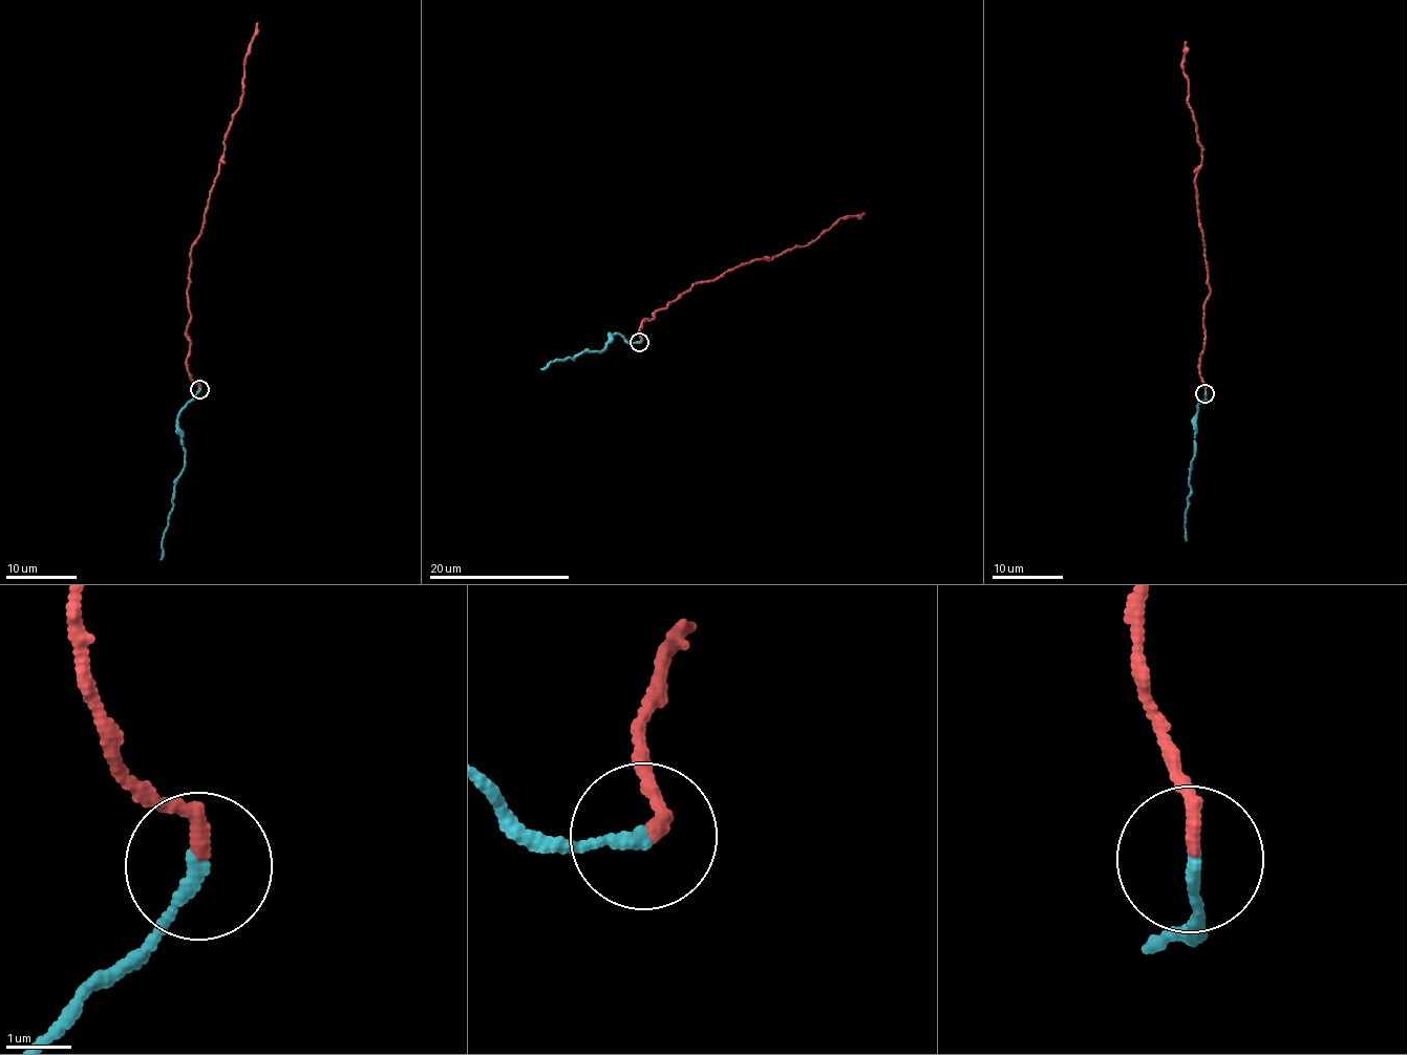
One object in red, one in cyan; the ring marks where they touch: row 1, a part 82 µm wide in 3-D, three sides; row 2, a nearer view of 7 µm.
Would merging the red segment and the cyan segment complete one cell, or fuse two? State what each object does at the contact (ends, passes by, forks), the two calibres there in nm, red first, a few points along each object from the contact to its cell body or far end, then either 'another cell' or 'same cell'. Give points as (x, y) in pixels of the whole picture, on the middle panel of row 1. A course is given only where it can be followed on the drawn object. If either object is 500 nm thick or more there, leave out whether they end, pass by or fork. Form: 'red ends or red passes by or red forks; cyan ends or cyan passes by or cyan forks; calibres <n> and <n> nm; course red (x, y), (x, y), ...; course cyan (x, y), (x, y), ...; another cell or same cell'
red ends; cyan ends; calibres 220 and 190 nm; course red (640, 342), (643, 320), (696, 281), (770, 260), (811, 243), (843, 216), (864, 215); course cyan (640, 342), (632, 343), (612, 334), (600, 352), (587, 350), (572, 359), (550, 361), (540, 369); same cell

